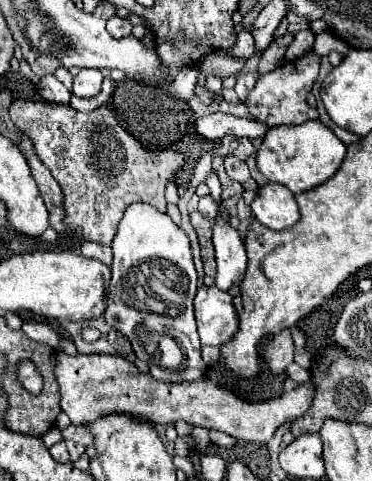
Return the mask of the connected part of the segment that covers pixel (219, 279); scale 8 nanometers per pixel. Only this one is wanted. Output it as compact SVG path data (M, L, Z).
M217 216L213 226L213 246L217 264L215 286L227 292L233 284L241 282L243 272L247 270L247 254L237 230L233 230L229 222Z

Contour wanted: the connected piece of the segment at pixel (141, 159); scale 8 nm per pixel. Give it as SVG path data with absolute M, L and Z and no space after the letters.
M15 100L9 108L9 116L19 126L23 134L27 134L33 142L35 154L39 160L51 170L53 178L61 184L63 190L63 206L65 206L65 222L71 232L79 232L83 240L97 242L103 246L111 246L117 224L123 218L123 212L133 202L145 202L157 208L159 212L165 212L165 184L179 166L185 164L181 154L171 154L169 150L147 150L133 138L115 118L113 110L109 106L99 106L93 112L77 112L67 104L51 104L51 102L29 102L29 100Z

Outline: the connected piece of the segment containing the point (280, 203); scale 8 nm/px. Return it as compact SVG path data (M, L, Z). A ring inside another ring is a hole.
M267 182L259 188L257 198L251 202L255 220L269 230L285 230L299 222L299 206L295 196L281 184Z

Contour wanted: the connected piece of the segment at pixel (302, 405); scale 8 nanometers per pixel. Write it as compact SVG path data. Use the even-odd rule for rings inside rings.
M59 354L55 376L61 392L61 410L75 426L91 424L97 418L109 414L125 414L135 420L149 422L153 426L183 420L191 426L219 430L237 440L247 442L267 442L283 422L291 422L293 418L303 416L313 400L313 384L309 380L303 386L291 390L289 394L271 398L267 402L249 404L239 400L233 392L215 386L207 378L199 378L185 384L169 384L155 380L151 374L141 374L135 364L115 354Z

